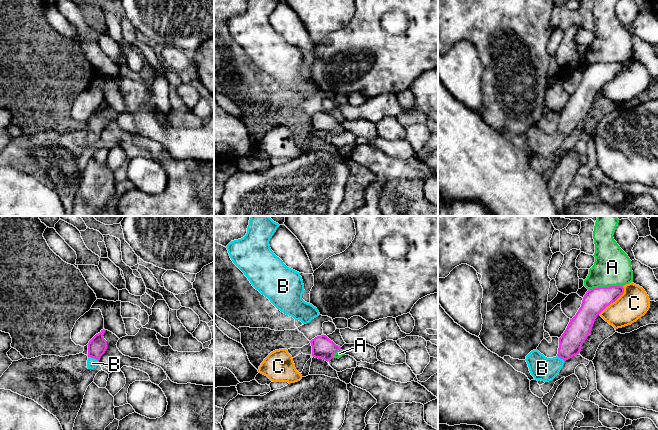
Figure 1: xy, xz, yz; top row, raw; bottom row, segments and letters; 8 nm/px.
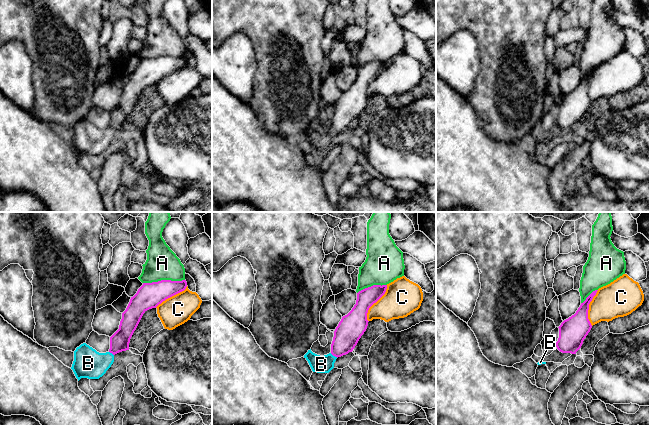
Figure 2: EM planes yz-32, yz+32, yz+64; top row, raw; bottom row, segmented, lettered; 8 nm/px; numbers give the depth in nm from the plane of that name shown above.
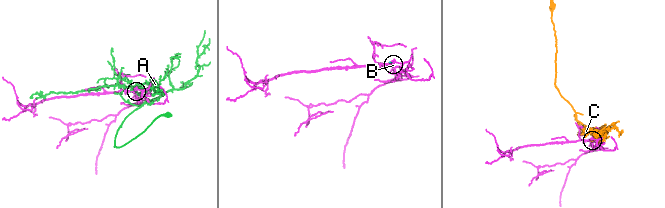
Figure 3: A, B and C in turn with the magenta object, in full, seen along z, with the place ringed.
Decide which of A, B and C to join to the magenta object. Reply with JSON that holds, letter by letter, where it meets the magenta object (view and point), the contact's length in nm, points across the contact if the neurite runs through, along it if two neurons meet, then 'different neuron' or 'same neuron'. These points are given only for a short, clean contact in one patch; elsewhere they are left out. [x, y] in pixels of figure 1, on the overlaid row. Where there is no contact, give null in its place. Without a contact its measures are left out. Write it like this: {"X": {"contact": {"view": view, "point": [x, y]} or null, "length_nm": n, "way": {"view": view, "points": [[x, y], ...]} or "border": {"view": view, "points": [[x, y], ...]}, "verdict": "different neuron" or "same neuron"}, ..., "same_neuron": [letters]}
{"A": {"contact": {"view": "yz", "point": [605, 287]}, "length_nm": 280, "verdict": "different neuron"}, "B": {"contact": {"view": "xy", "point": [93, 357]}, "length_nm": 100, "way": {"view": "xy", "points": [[97, 346], [93, 357], [92, 363]]}, "verdict": "same neuron"}, "C": {"contact": {"view": "yz", "point": [613, 301]}, "length_nm": 300, "verdict": "different neuron"}, "same_neuron": ["B"]}

